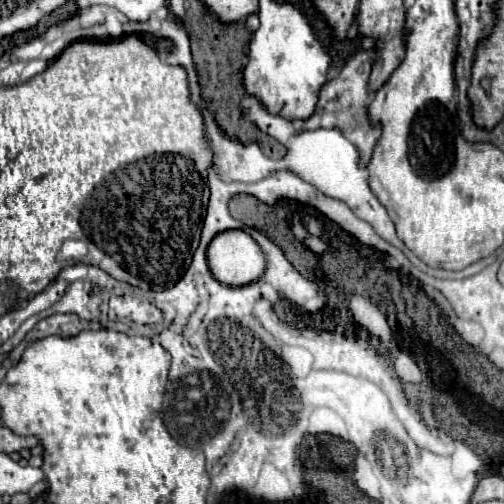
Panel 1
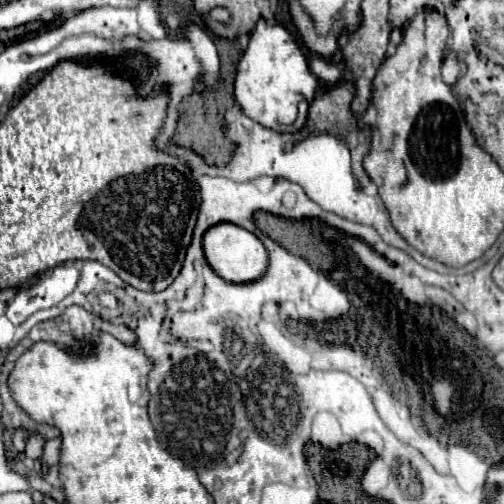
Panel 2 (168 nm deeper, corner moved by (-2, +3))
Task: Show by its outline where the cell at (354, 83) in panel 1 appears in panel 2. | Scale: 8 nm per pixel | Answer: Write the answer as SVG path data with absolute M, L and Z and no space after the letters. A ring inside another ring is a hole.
M346 81L342 85L334 85L322 97L316 97L312 101L312 105L310 105L306 127L308 127L310 135L314 135L314 133L332 133L332 135L336 135L336 137L340 137L342 141L348 143L348 147L352 149L352 171L354 171L356 179L360 181L360 187L364 187L364 185L370 183L370 177L362 167L362 159L364 159L364 155L368 153L368 147L370 147L370 137L368 137L368 131L358 127L356 117L354 117L354 113L350 109L354 93L356 93L356 85L352 81Z

